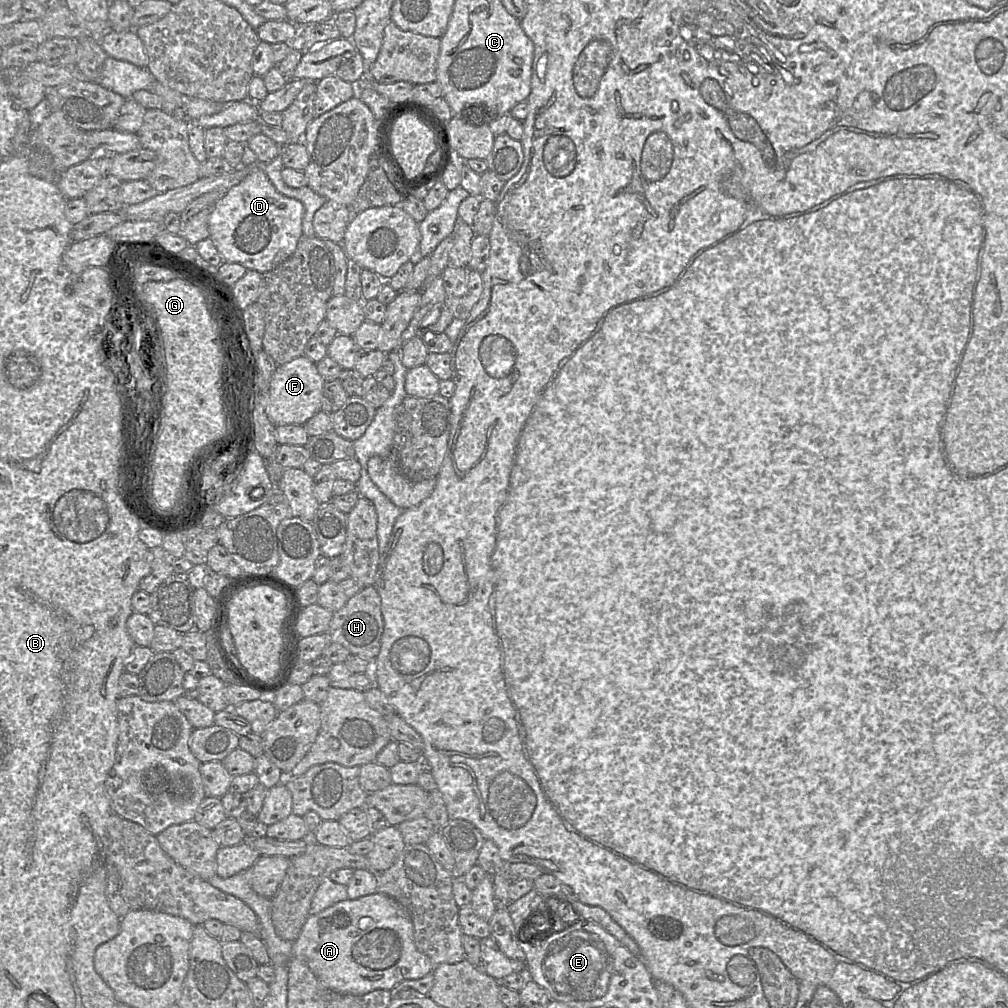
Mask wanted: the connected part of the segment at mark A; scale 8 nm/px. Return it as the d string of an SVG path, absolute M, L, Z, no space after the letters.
M379 892L357 899L346 899L320 913L309 915L293 943L292 954L305 962L325 987L349 995L364 995L376 989L392 990L401 981L422 978L434 969L430 959L415 945L414 926L407 910L391 897Z

